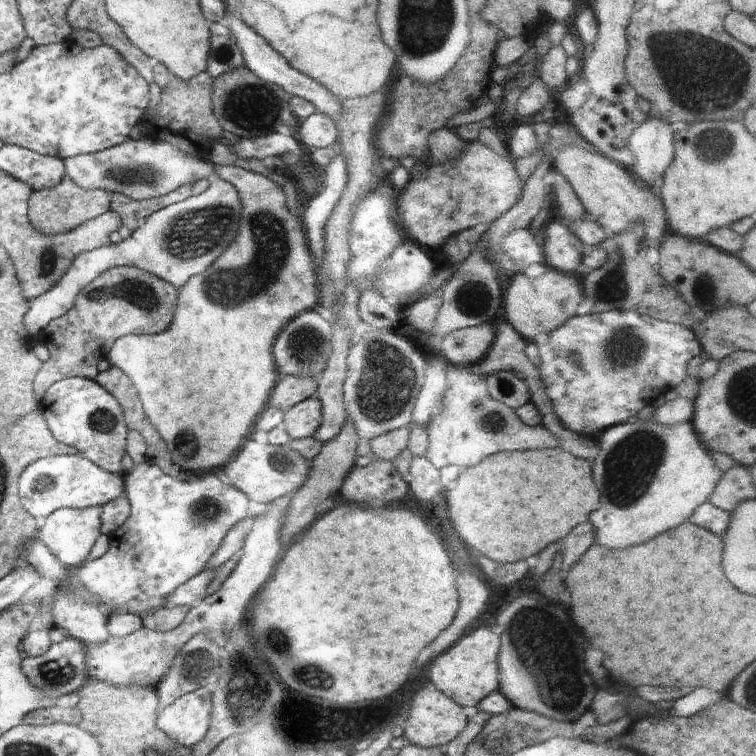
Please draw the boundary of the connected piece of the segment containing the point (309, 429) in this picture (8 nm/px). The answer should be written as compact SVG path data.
M306 398L304 402L292 406L284 414L284 426L291 439L312 437L320 426L320 402L318 398Z

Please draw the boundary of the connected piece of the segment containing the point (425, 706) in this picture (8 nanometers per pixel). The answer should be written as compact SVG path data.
M428 684L414 698L411 698L403 737L407 743L413 745L444 748L466 728L469 721L467 713L468 710L459 707L454 700L449 699L432 684Z

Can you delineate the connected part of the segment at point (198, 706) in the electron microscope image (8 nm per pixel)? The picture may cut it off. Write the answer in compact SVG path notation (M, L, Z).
M206 688L178 698L156 720L156 726L176 744L194 746L208 730L212 700Z

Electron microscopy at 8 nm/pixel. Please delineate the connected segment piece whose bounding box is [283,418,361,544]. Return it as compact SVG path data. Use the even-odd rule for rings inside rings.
M348 418L345 422L346 424L342 425L337 436L322 445L320 452L310 462L311 469L305 476L305 481L293 492L291 507L289 508L290 516L288 516L286 526L283 528L284 544L290 544L296 536L300 536L314 522L318 506L332 494L338 496L347 474L361 463L356 454L356 447L360 440L355 431L355 426Z

